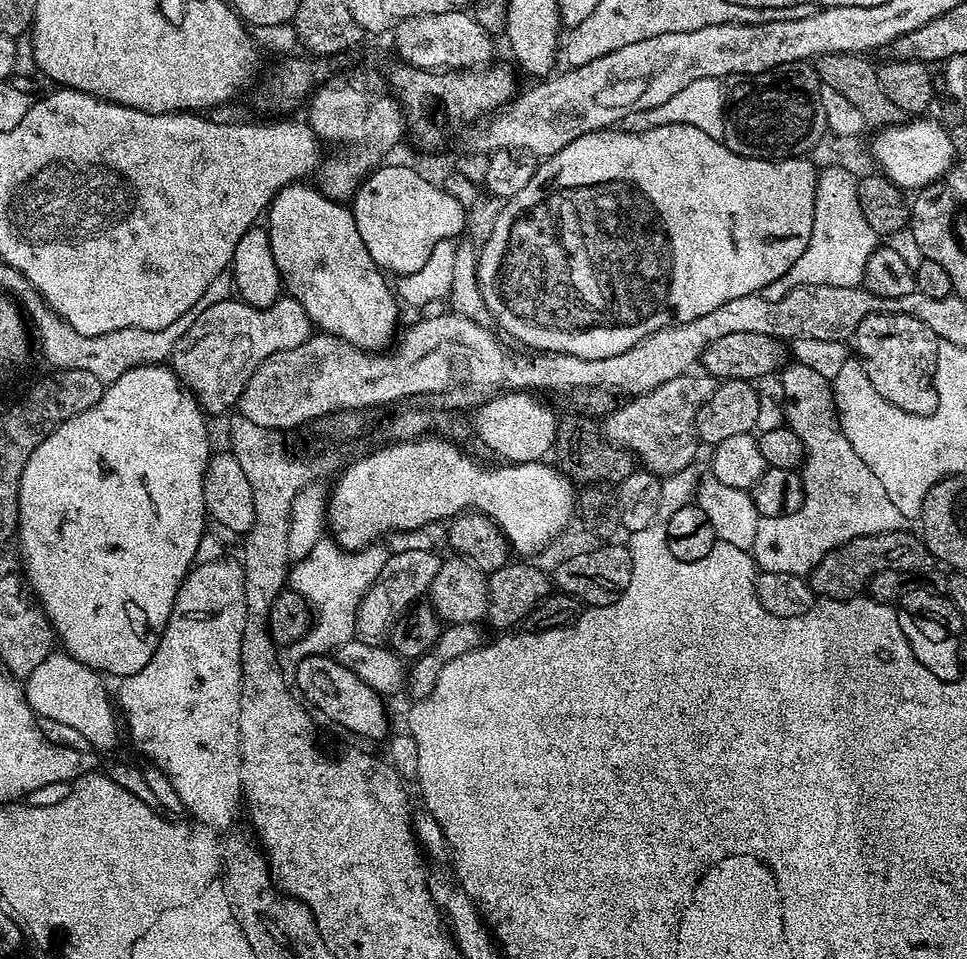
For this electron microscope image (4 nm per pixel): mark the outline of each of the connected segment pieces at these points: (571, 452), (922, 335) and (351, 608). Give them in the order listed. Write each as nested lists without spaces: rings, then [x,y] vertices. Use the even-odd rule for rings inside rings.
[[[583,414],[561,415],[556,422],[556,443],[554,456],[557,456],[558,467],[573,485],[591,486],[602,484],[605,486],[619,485],[630,473],[637,471],[638,460],[627,448],[612,443],[598,427],[597,421],[591,416]]]
[[[870,314],[858,322],[854,337],[855,355],[874,390],[898,410],[912,416],[930,416],[936,410],[936,363],[940,337],[922,322],[906,314]]]
[[[322,538],[314,546],[314,550],[310,550],[310,554],[306,554],[306,558],[295,561],[291,565],[287,587],[291,591],[297,592],[308,603],[314,617],[314,623],[308,635],[302,641],[303,647],[308,647],[305,649],[316,654],[328,654],[356,636],[356,611],[358,606],[364,595],[368,593],[368,587],[382,574],[382,566],[386,566],[390,555],[389,549],[384,549],[382,545],[383,543],[377,542],[366,545],[359,552],[347,552],[335,540]]]

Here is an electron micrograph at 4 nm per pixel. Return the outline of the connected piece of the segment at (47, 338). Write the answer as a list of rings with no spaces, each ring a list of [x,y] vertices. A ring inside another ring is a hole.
[[[18,280],[8,292],[14,294],[15,299],[27,309],[26,320],[30,325],[31,335],[35,343],[36,340],[40,343],[40,352],[52,363],[53,369],[90,370],[90,374],[98,377],[105,386],[113,384],[118,378],[122,378],[122,374],[126,374],[126,370],[136,368],[140,364],[159,364],[167,361],[178,339],[177,333],[172,330],[147,332],[141,328],[114,330],[101,336],[83,336],[57,312],[47,306],[41,306],[38,290],[30,281]],[[38,306],[40,308],[36,308]]]

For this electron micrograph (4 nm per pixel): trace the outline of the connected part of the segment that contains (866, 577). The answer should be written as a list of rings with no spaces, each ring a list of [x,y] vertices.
[[[908,530],[883,532],[877,536],[863,536],[846,542],[834,549],[818,566],[808,573],[806,579],[817,597],[829,600],[851,600],[859,597],[868,584],[882,570],[894,570],[901,574],[929,571],[930,553],[928,545],[919,535],[911,536]]]

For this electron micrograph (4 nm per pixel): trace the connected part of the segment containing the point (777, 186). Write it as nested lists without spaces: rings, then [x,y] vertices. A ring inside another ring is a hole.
[[[671,124],[670,126],[658,126],[657,128],[645,128],[635,130],[636,132],[616,132],[620,130],[605,130],[603,132],[591,132],[582,138],[574,138],[570,146],[558,150],[558,154],[547,157],[537,167],[536,173],[518,190],[518,194],[507,197],[500,208],[500,213],[496,216],[496,221],[492,224],[492,233],[488,236],[488,241],[484,245],[479,245],[478,268],[476,274],[477,290],[482,297],[482,308],[489,312],[496,319],[496,324],[508,336],[513,336],[520,344],[525,344],[525,349],[538,352],[565,352],[575,356],[589,356],[590,358],[610,358],[614,354],[622,354],[630,350],[640,340],[645,340],[650,334],[662,330],[671,324],[681,324],[690,322],[690,318],[698,318],[701,314],[706,314],[709,310],[714,310],[722,306],[722,302],[730,302],[730,298],[742,298],[743,296],[755,296],[763,293],[769,284],[779,284],[784,279],[784,275],[793,268],[802,258],[806,246],[810,246],[810,234],[814,230],[814,202],[816,201],[816,177],[818,168],[811,164],[811,159],[797,158],[794,160],[759,160],[758,158],[746,158],[734,154],[734,150],[727,148],[723,140],[710,138],[710,134],[698,130],[694,126],[685,124]]]

